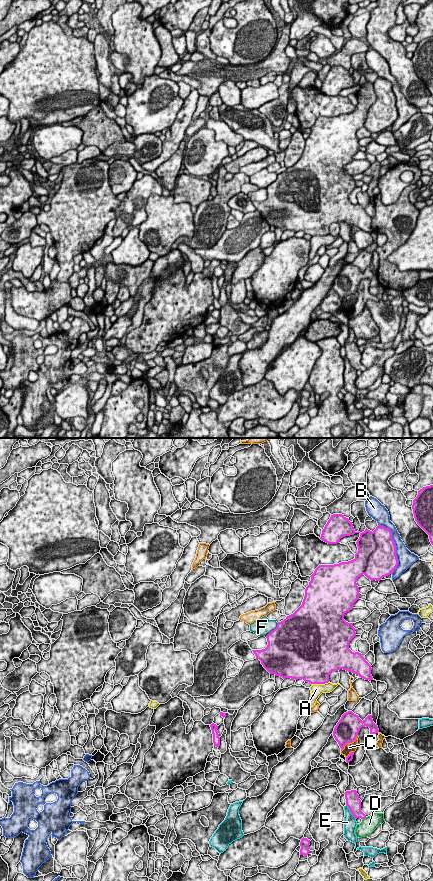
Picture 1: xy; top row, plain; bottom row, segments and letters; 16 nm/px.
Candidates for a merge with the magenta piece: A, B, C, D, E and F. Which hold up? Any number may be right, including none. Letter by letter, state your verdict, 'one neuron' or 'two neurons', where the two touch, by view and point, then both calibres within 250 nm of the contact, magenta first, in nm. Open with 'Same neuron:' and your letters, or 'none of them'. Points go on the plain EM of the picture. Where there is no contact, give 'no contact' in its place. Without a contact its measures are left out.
Same neuron: none of them
A: two neurons; contact xy (320, 235); calibres 480 and 190 nm
B: two neurons; contact xy (395, 98); calibres 500 and 260 nm
C: two neurons; contact xy (349, 294); calibres 380 and 160 nm
D: two neurons; contact xy (364, 370); calibres 200 and 240 nm
E: two neurons; contact xy (350, 363); calibres 240 and 200 nm
F: two neurons; contact xy (273, 182); calibres 500 and 280 nm

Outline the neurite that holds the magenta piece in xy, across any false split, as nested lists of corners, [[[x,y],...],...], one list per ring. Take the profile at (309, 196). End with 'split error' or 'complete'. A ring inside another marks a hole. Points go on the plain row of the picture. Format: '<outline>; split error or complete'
[[[378,77],[373,84],[366,80],[364,84],[360,85],[356,96],[358,104],[353,112],[334,117],[319,117],[315,121],[310,128],[311,133],[305,141],[302,157],[293,166],[278,174],[277,179],[266,188],[268,197],[265,201],[252,202],[256,211],[261,213],[263,219],[270,226],[283,231],[303,231],[311,236],[325,236],[329,234],[329,227],[332,223],[343,221],[365,232],[373,232],[371,217],[361,205],[354,205],[349,201],[350,193],[356,188],[356,181],[353,179],[353,175],[344,172],[344,166],[352,162],[353,156],[359,151],[357,131],[364,126],[371,133],[380,133],[383,129],[393,125],[398,117],[398,111],[392,84],[384,78]]]; complete

